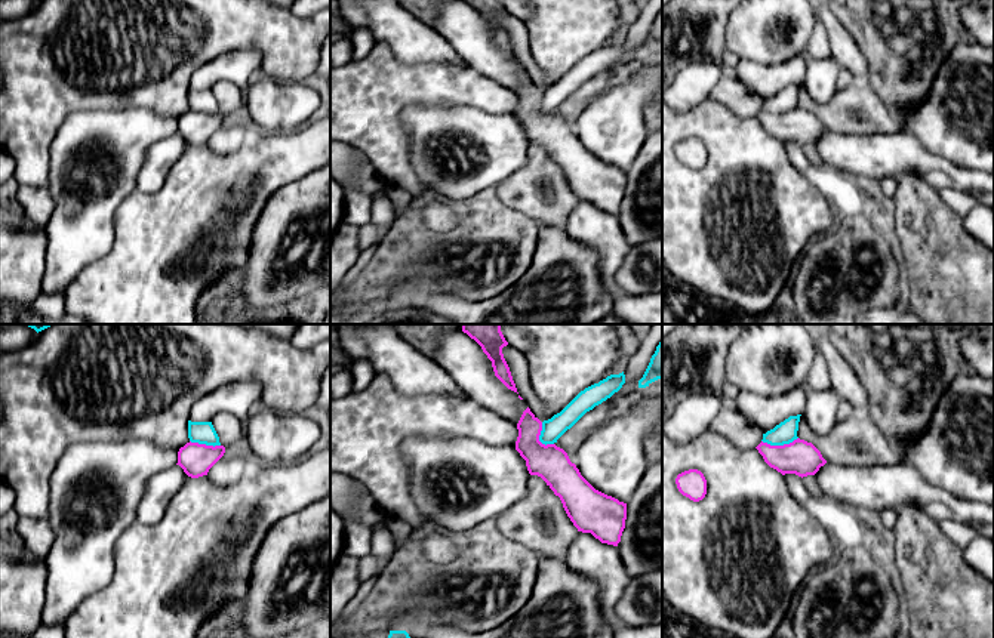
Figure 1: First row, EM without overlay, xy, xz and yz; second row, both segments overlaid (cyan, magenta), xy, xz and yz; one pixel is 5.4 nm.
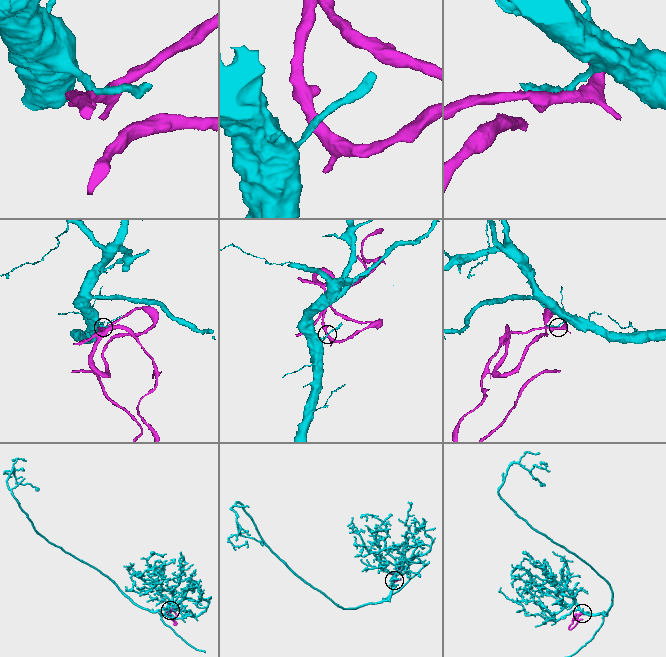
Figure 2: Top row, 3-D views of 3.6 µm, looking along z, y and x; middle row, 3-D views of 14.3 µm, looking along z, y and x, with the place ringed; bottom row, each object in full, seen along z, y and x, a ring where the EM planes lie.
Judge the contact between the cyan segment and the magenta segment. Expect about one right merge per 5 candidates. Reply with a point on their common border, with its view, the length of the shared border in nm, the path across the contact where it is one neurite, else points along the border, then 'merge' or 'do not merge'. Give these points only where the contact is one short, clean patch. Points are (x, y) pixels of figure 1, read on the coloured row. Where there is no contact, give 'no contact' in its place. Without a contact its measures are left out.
meets cyan in yz at (779, 444); contact 200 nm long; border along yz (797, 437), (782, 444), (762, 441); do not merge

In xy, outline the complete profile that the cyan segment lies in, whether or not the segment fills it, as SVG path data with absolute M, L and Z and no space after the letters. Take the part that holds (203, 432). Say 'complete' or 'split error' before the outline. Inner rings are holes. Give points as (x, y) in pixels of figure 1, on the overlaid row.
complete; M188 420L188 438L191 443L206 446L221 446L219 437L212 422L191 422Z

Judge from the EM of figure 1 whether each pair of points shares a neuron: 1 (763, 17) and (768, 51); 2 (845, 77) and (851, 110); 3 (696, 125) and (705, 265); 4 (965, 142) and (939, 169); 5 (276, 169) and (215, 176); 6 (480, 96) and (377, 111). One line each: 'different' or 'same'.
1: same
2: different
3: same
4: different
5: same
6: same

